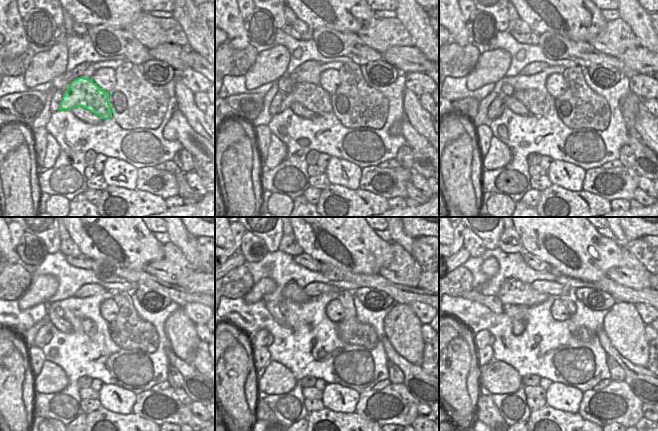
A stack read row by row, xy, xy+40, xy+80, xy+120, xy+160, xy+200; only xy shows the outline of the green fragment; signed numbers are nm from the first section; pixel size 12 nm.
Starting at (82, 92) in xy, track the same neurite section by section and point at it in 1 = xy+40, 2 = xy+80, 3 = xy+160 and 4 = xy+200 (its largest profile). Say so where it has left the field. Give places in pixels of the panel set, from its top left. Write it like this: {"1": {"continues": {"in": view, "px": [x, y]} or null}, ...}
{"1": {"continues": {"in": "xy+40", "px": [312, 96]}}, "2": {"continues": {"in": "xy+80", "px": [537, 103]}}, "3": {"continues": {"in": "xy+160", "px": [270, 340]}}, "4": {"continues": {"in": "xy+200", "px": [491, 340]}}}

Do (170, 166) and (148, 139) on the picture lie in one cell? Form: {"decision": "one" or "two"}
{"decision": "two"}

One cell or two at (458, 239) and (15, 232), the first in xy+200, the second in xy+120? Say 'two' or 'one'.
one

